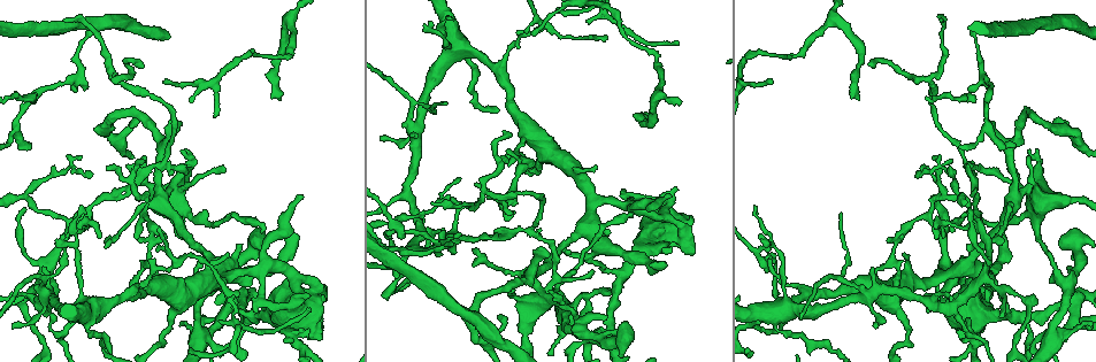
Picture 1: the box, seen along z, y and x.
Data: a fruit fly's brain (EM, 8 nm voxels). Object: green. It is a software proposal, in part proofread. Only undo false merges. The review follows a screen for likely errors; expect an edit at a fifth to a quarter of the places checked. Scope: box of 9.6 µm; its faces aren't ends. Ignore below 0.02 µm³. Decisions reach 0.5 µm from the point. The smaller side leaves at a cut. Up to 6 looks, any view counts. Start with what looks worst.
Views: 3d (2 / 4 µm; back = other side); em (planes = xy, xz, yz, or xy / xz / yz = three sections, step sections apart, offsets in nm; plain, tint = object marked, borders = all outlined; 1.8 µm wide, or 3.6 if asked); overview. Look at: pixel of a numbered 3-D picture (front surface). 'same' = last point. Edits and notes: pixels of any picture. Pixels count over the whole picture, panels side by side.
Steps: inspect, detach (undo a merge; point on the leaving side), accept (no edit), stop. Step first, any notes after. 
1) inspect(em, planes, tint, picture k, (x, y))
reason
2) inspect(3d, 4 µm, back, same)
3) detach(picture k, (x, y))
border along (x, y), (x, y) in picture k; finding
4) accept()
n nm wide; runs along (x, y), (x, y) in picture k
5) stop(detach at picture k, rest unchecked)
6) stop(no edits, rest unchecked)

inspect(em, 3.6 µm, yz, step 4, tint, picture 1, (541, 293))
abrupt turn

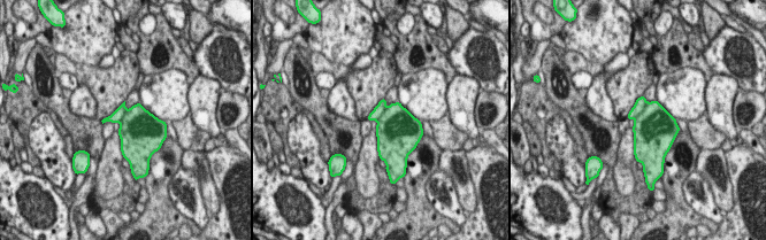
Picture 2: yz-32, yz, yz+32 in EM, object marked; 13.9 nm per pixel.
inspect(em, 3.6 µm, xy, step 8, tint, same)
cut it another way

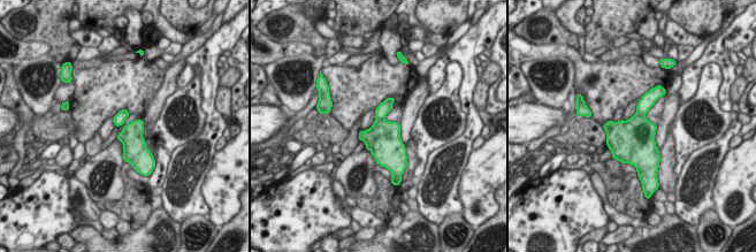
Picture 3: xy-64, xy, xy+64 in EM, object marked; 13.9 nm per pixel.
detach(picture 3, (382, 137))
260 nm wide; border along (383, 117), (375, 122) in picture 3; a second neuron is stuck on

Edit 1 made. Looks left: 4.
inspect(overview)

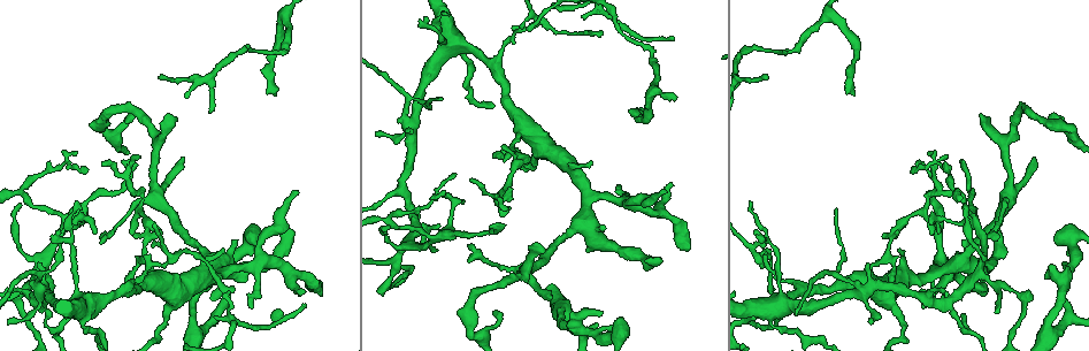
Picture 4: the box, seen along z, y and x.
inspect(3d, 4 µm, picture 4, (625, 206))
three-way junction

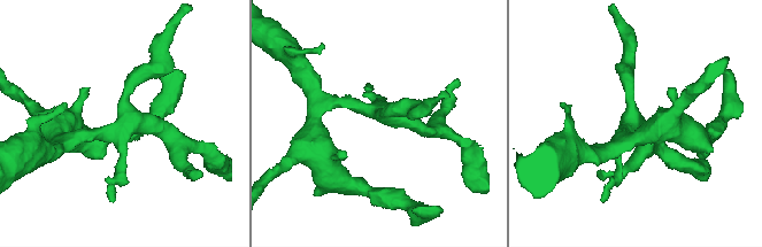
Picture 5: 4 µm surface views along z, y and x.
inspect(em, planes, tint, picture 5, (631, 121))

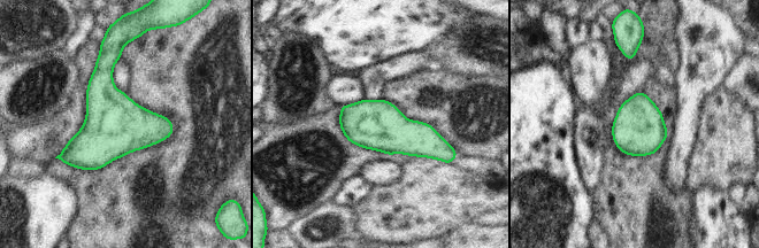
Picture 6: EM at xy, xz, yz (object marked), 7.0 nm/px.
accept()
continuous, no second neuron

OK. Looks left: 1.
stop(detach at picture 3, rest unchecked)

